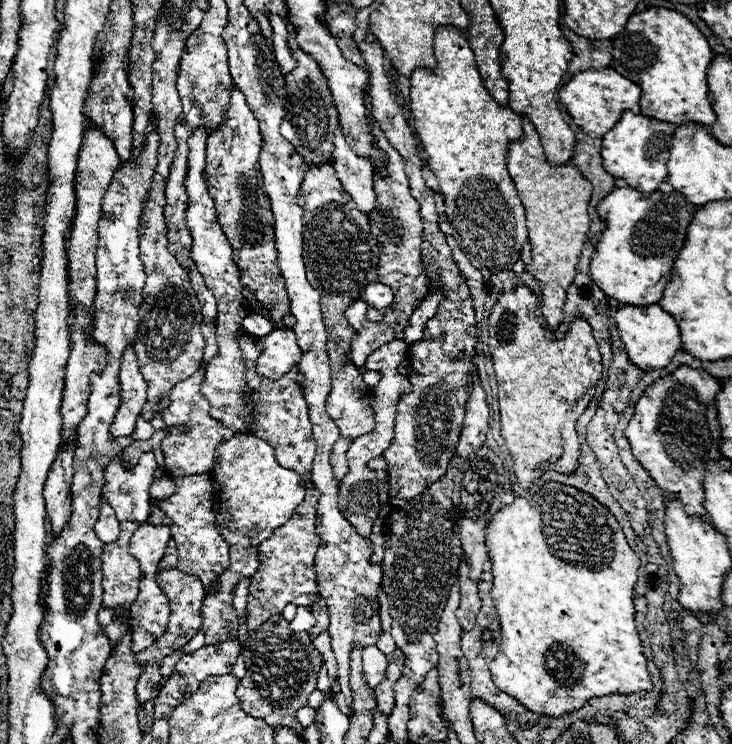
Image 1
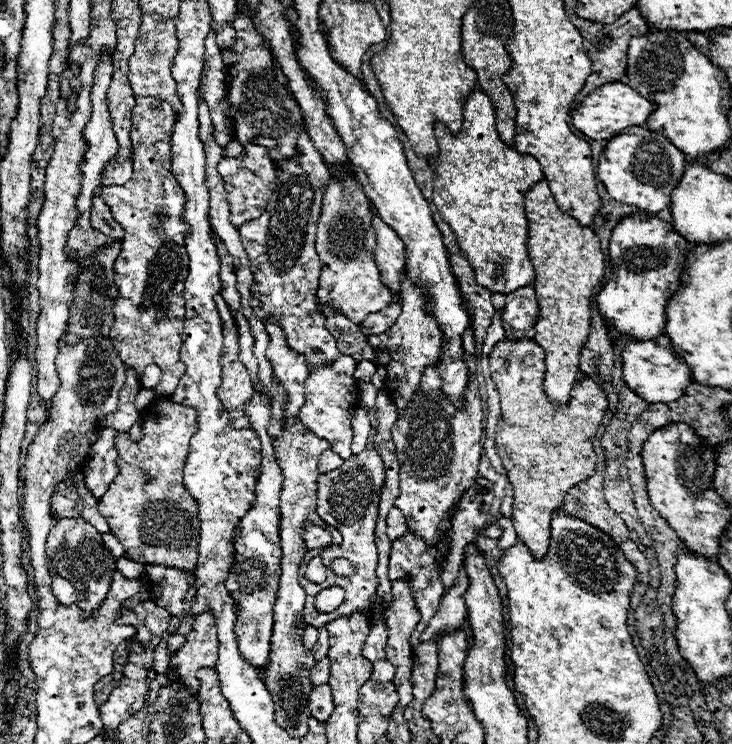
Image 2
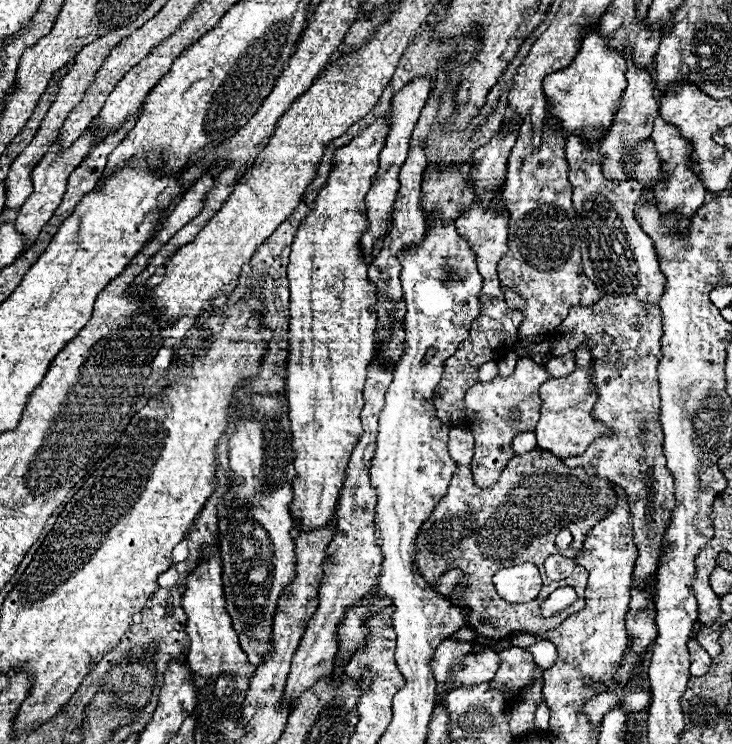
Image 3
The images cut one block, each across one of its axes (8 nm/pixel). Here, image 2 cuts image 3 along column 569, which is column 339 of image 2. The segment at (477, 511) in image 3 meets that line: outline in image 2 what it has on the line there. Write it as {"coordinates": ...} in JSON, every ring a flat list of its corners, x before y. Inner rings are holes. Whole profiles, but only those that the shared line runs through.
{"coordinates":[[372,440,368,442,368,446,360,452,360,454,352,454,352,458,344,460,344,464,332,472,320,474,318,476,318,484,316,484,316,494,318,494,318,502,316,502,316,512,320,516,320,520,336,526,342,536,344,542,342,546,329,546,325,549,312,549,306,552,304,559,299,568,300,584,304,586,306,592,306,606,304,606,304,622,308,626,314,628,322,628,328,622,340,618,340,616,350,616,358,610,362,612,372,612,374,604,376,604,376,566,378,566,378,554,376,554,376,544,374,544,374,526,376,526,376,518,378,518,378,500,380,500,380,492,384,488,384,462,380,458,380,454,376,452],[320,556,323,560,326,570,326,580,320,584,312,584,306,580,304,572,308,562],[348,558,350,562,354,562,358,566,358,572,350,578,340,578,336,574,332,574,330,565,333,559],[330,586,342,586,346,590,346,600,342,602,342,606,338,606,334,612,330,614,318,614,314,608,314,596]]}

